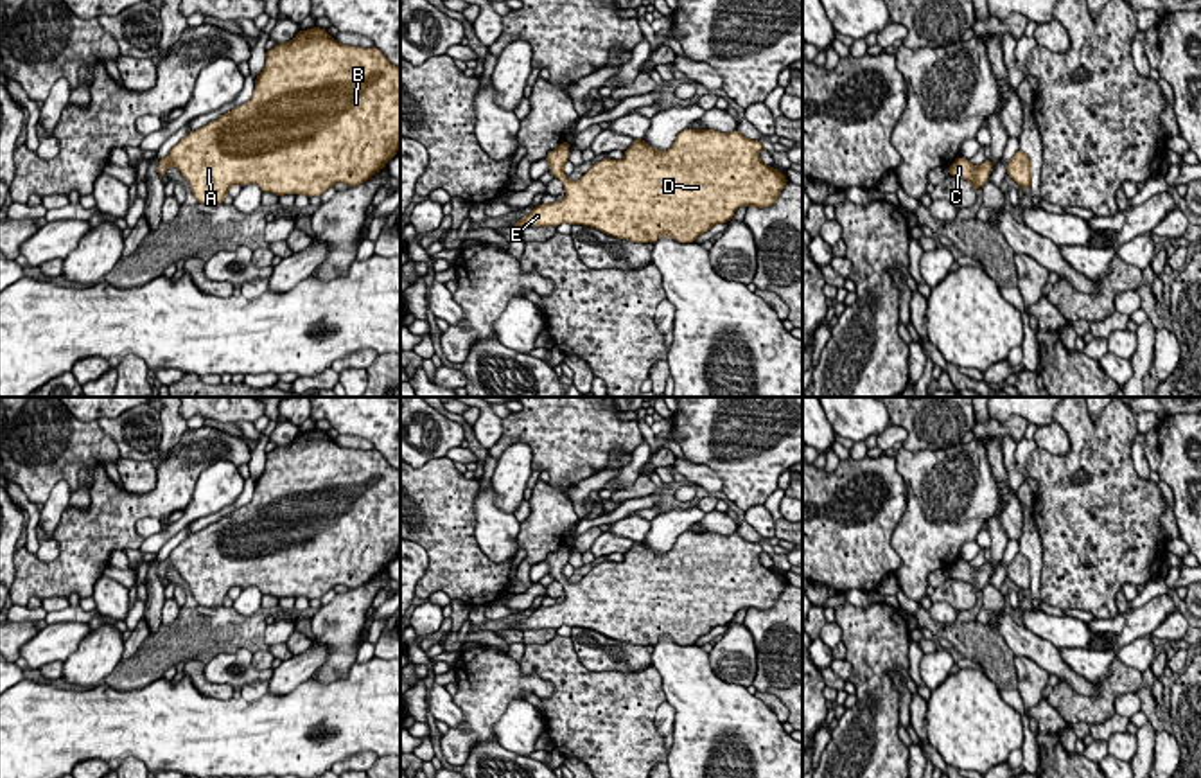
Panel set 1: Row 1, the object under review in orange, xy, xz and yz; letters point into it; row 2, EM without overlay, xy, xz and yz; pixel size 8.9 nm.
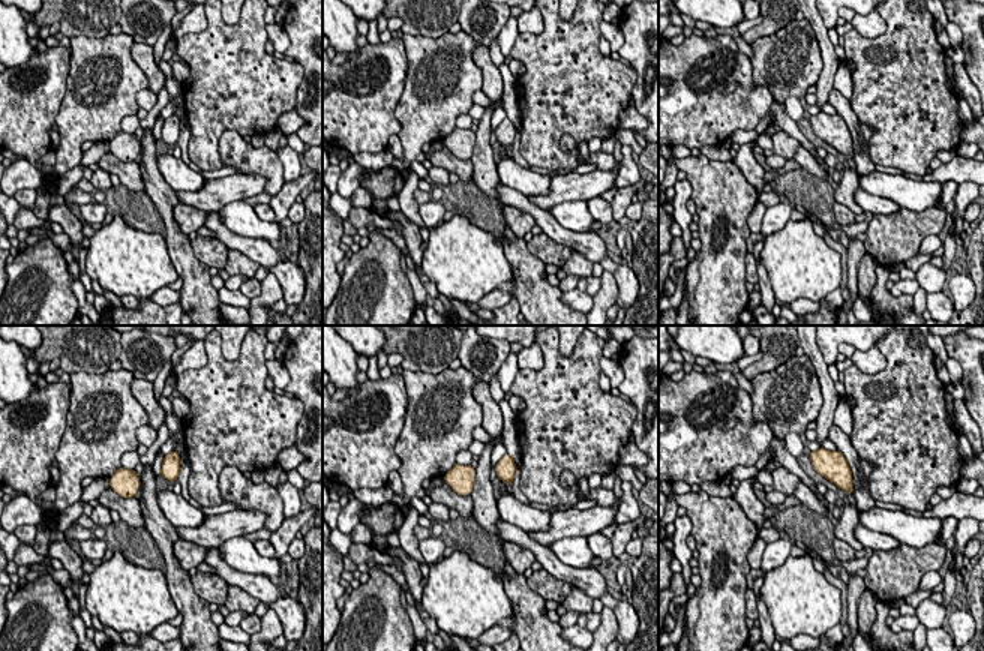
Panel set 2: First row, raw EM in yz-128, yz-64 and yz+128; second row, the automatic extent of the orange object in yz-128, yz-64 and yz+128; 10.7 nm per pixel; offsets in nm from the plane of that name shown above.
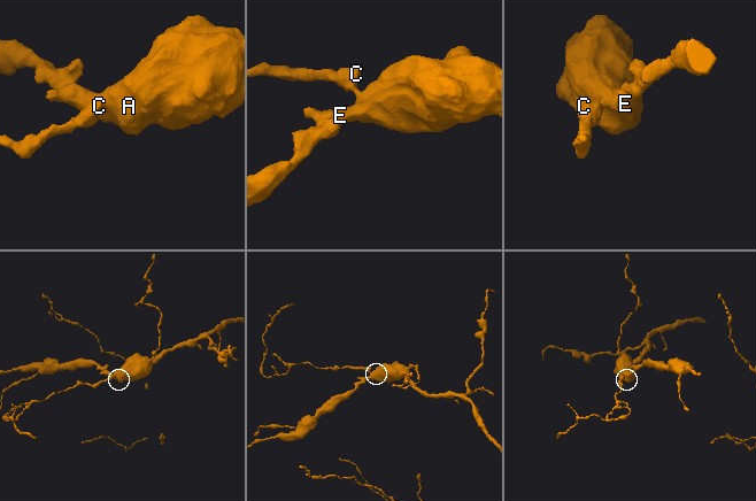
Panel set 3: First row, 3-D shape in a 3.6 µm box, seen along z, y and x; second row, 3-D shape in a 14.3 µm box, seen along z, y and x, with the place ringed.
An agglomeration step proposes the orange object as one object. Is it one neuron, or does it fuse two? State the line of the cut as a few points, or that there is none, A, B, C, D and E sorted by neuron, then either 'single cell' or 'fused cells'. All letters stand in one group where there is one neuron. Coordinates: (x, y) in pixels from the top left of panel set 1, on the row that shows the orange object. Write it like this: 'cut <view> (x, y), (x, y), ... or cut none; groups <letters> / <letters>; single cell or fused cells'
cut none; groups A B C D E; single cell

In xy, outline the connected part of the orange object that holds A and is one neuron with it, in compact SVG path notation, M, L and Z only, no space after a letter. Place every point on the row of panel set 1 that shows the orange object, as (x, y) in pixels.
M312 27L266 52L248 102L190 131L165 158L158 174L174 165L196 201L224 203L232 185L257 183L262 192L321 196L336 183L355 187L397 156L400 149L400 68L377 47L341 45L329 31Z

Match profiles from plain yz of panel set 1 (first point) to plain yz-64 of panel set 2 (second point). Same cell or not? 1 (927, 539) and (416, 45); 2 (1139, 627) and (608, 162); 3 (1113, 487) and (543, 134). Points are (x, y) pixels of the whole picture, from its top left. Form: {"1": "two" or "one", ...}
{"1": "one", "2": "two", "3": "one"}

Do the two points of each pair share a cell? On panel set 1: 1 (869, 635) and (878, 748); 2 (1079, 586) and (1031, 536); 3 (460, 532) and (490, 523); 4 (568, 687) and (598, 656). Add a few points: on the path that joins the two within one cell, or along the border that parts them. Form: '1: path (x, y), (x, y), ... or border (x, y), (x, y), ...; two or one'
1: path (873, 663), (873, 687), (880, 699), (878, 719); one
2: border (1031, 509), (1042, 548), (1040, 588); two
3: border (478, 487), (476, 543), (492, 561), (501, 563); two
4: border (569, 638), (577, 658), (587, 669), (627, 672); two

